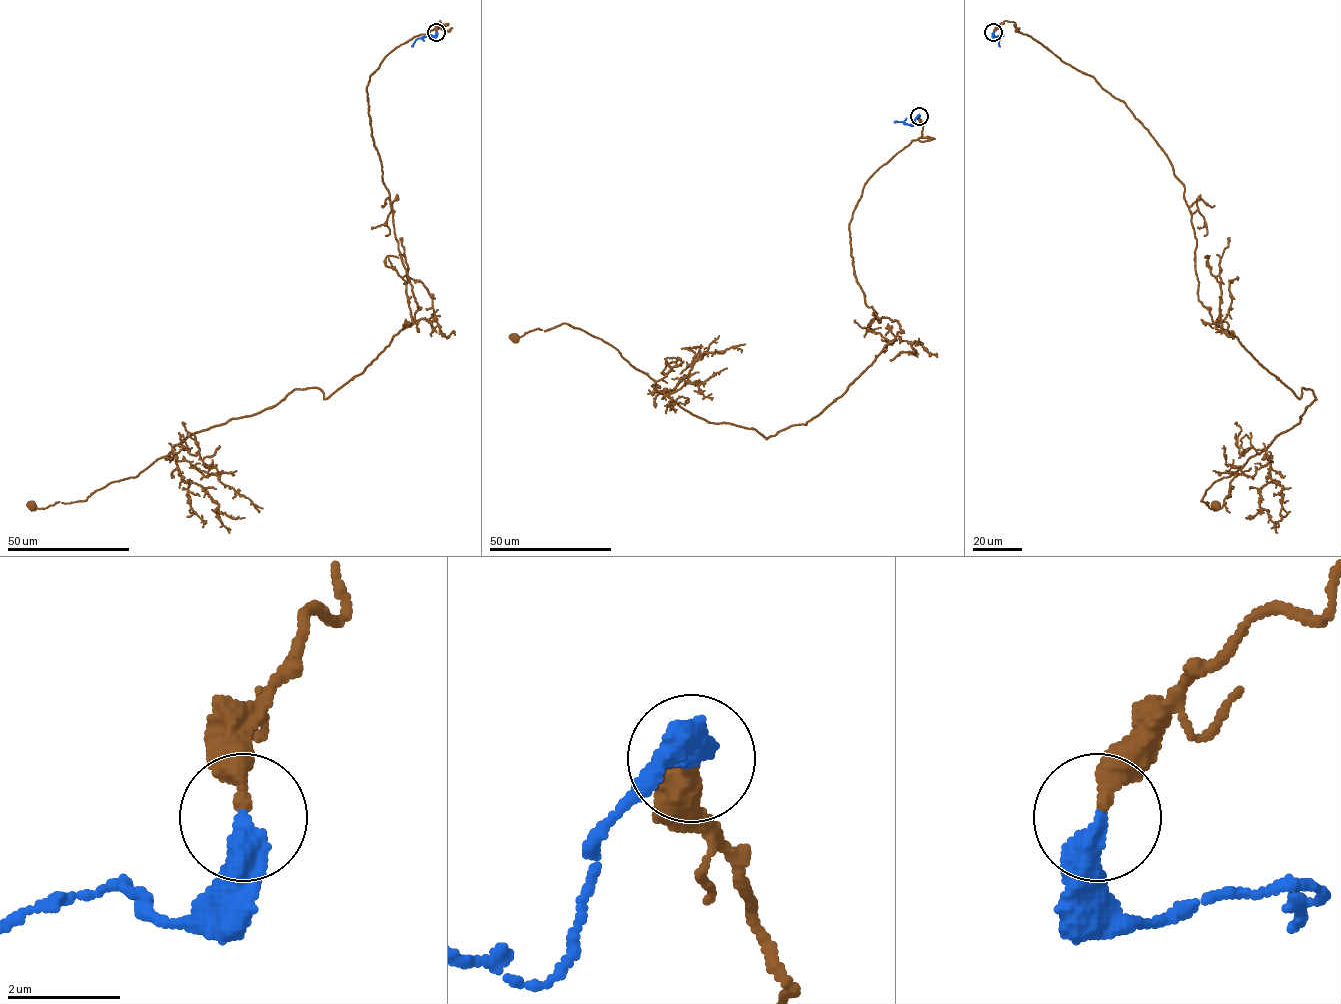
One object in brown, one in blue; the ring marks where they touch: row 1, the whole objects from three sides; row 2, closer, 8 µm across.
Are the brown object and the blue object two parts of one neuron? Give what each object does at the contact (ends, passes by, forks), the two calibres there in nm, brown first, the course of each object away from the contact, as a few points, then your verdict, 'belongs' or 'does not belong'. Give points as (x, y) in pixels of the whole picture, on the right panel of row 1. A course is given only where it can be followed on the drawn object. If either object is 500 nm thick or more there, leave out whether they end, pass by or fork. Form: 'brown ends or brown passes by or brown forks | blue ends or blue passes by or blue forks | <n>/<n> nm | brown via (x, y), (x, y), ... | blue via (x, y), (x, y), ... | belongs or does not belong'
brown ends | blue ends | 360/480 nm | brown via (994, 31), (1013, 22), (1122, 100), (1184, 185), (1212, 320), (1313, 391), (1206, 490), (1216, 506) | blue via (994, 32), (995, 36), (1003, 35), (999, 38), (1000, 46) | belongs

